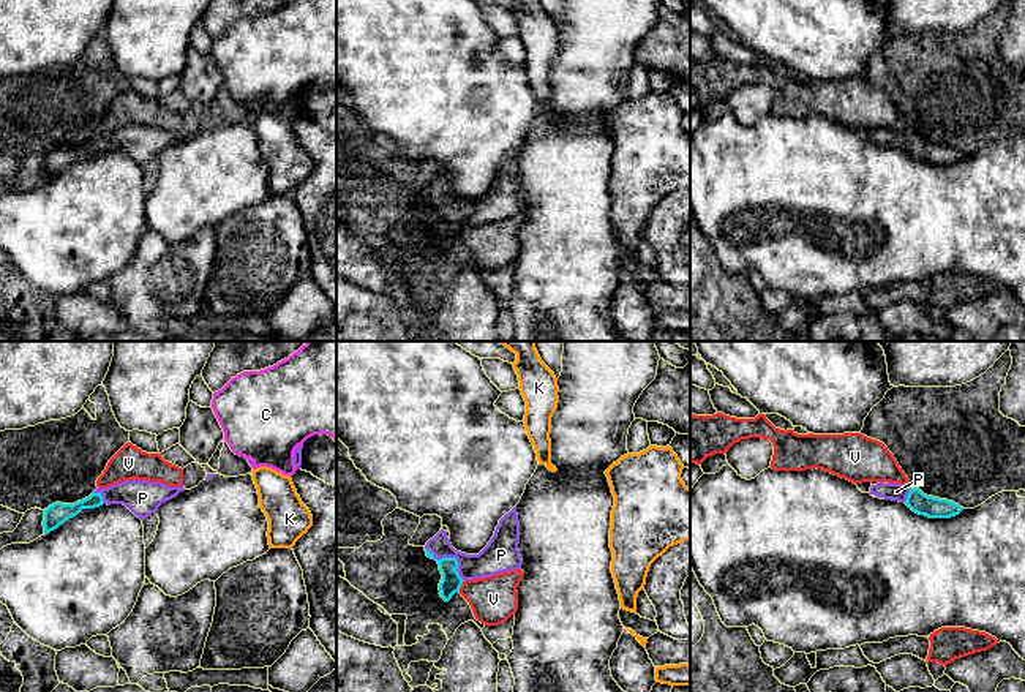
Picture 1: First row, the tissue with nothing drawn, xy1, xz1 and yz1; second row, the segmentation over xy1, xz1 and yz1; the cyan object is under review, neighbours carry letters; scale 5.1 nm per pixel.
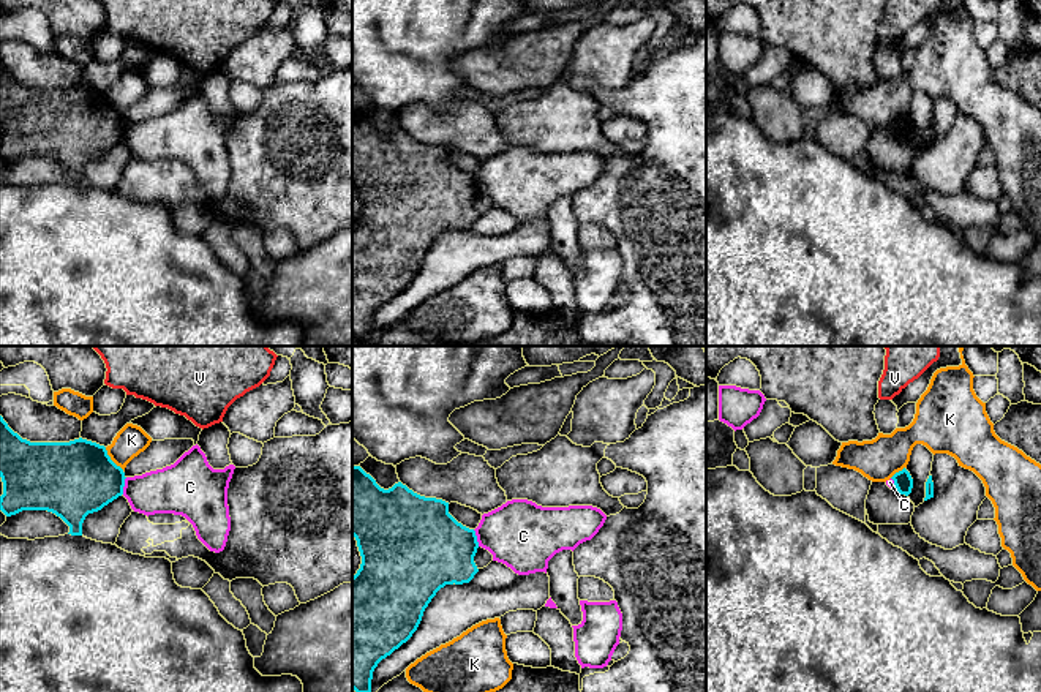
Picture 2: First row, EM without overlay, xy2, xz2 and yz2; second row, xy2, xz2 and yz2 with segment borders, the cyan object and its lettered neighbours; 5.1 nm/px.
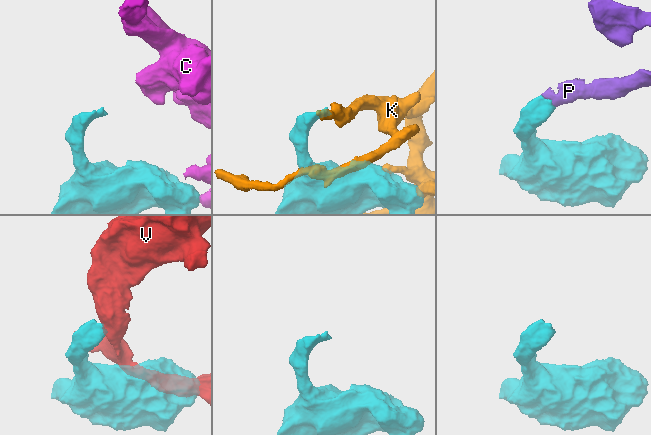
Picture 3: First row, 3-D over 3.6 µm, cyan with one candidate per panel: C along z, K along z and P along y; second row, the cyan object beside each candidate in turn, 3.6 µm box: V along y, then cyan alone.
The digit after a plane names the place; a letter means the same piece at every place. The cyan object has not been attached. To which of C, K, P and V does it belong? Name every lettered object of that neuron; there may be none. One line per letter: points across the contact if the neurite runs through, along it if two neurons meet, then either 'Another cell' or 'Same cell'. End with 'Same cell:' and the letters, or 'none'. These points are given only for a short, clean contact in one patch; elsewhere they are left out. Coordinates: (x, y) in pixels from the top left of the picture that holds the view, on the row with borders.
C: Boundary: xy2 (127, 477), (122, 493). Another cell
K: Another cell
P: Path across: xz1 (450, 583), (450, 558), (488, 563), (499, 555). Same cell
V: Boundary: xz1 (463, 580), (458, 591). Another cell
Same cell: P

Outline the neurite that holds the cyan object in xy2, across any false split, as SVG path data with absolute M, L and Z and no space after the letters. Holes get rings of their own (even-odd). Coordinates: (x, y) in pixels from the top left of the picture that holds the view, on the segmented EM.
M0 416L0 477L3 495L0 510L16 515L22 510L47 510L60 517L71 536L82 536L82 523L88 513L123 495L125 472L117 466L104 446L87 439L70 442L30 442L14 433Z

